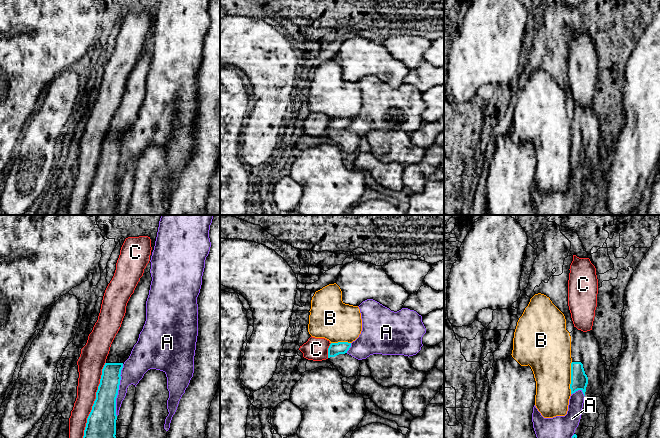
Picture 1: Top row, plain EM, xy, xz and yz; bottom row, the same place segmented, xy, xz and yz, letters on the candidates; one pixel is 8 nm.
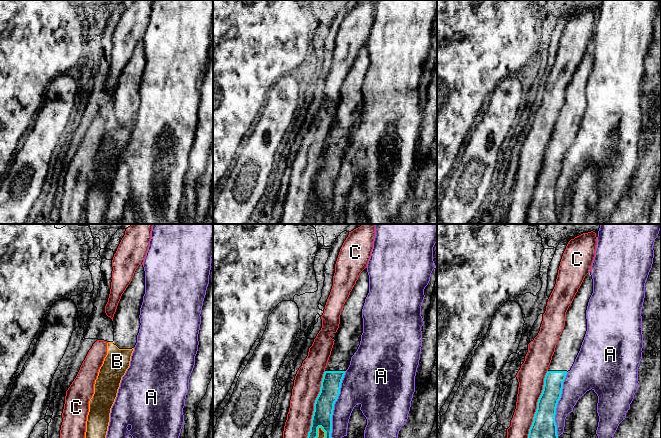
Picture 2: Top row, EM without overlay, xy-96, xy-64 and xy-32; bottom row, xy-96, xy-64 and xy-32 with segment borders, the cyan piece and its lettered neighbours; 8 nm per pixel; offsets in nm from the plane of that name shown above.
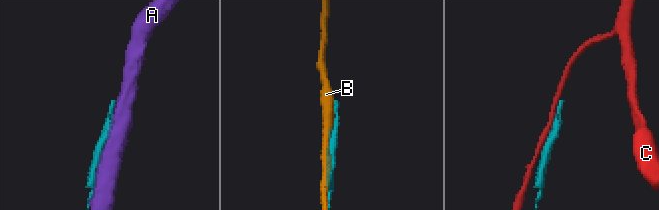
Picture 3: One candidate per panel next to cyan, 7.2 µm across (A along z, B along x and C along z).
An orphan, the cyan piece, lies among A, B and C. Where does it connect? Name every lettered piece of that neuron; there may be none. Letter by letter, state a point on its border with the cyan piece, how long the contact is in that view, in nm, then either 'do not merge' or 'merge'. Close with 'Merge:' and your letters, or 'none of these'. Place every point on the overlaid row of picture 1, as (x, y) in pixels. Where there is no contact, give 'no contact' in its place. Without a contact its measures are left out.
A: contact xy (118, 389); length 420 nm; do not merge
B: contact yz (571, 378); length 260 nm; do not merge
C: contact xy (95, 400); length 650 nm; do not merge
Merge: none of these

